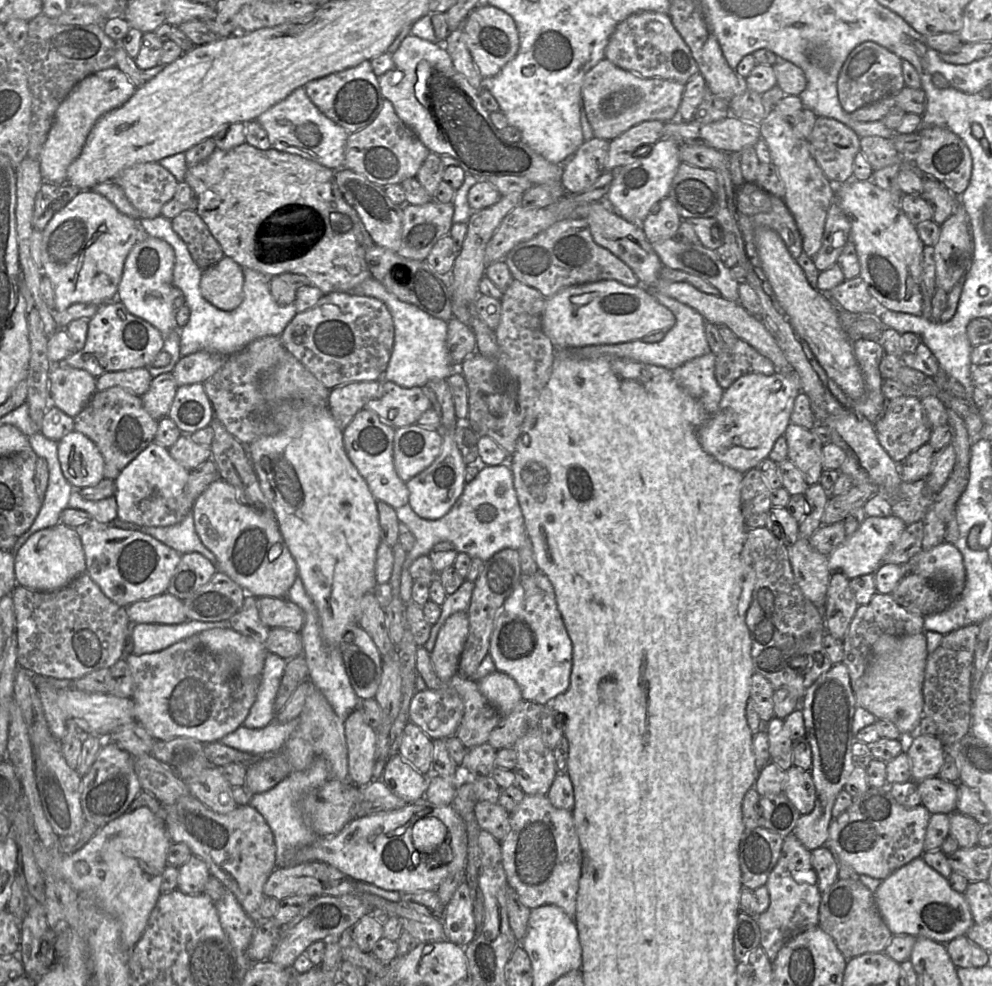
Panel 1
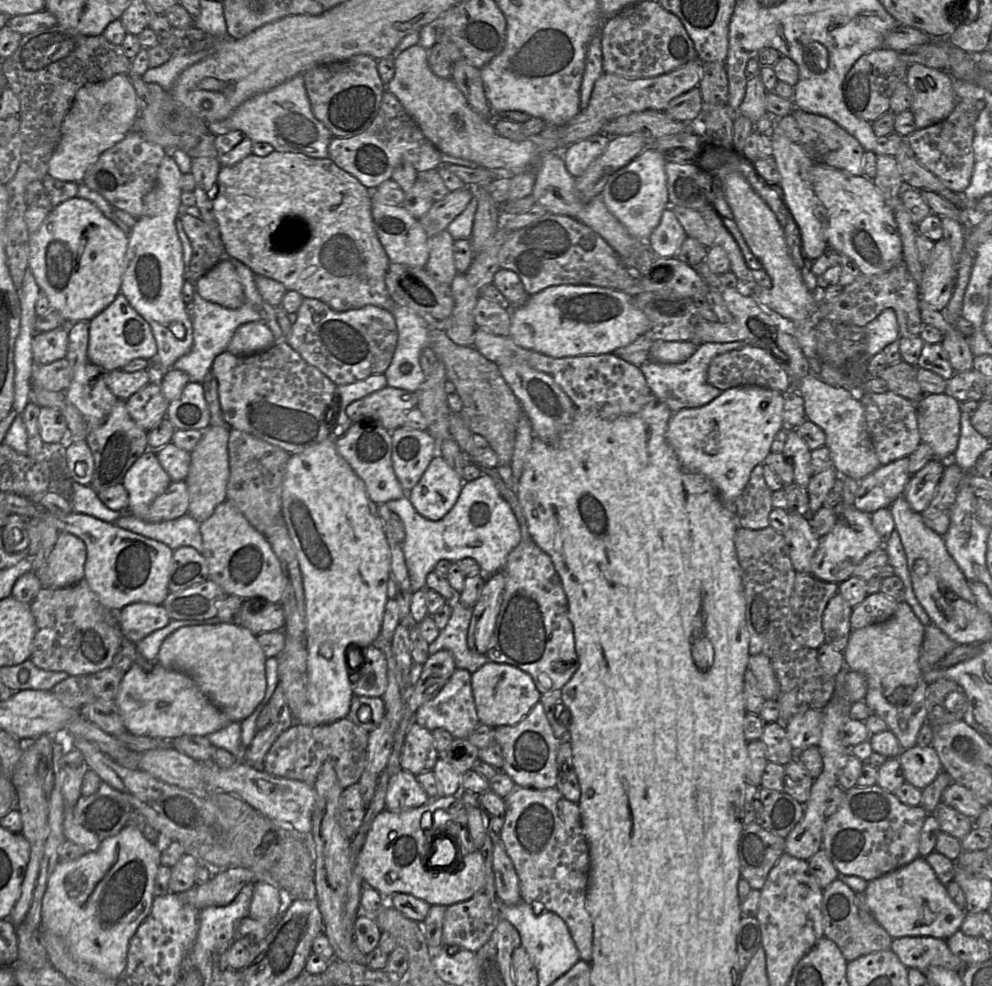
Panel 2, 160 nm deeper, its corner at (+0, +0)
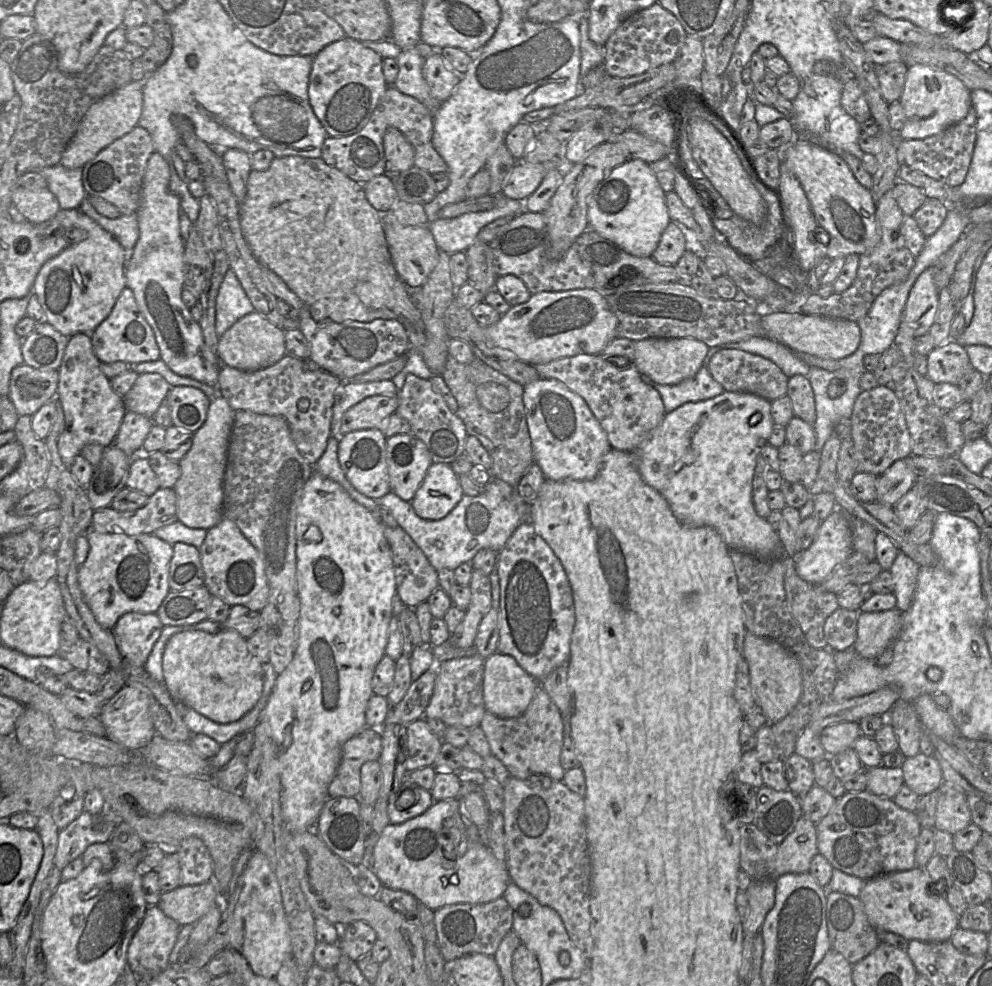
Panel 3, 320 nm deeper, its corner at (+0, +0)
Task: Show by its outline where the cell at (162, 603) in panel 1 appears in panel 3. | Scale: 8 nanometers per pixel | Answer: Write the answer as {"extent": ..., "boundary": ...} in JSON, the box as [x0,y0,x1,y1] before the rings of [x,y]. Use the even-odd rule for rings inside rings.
{"extent":[112,612,163,667],"boundary":[[[127,612],[117,620],[112,633],[121,655],[132,665],[144,667],[163,627],[156,613]]]}

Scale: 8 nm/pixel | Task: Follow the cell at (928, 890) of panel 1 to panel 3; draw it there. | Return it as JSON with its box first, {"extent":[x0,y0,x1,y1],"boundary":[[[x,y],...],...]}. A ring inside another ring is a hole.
{"extent":[859,866,959,941],"boundary":[[[916,866],[910,870],[882,874],[866,880],[859,898],[875,929],[888,930],[909,941],[949,941],[959,927],[959,916],[947,899],[929,892],[929,874],[925,867]]]}

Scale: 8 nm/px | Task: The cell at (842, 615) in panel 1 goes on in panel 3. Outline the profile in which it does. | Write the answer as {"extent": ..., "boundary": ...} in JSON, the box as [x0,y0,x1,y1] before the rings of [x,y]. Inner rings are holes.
{"extent":[823,607,859,651],"boundary":[[[838,607],[825,620],[823,626],[827,648],[844,651],[851,648],[857,638],[859,611]]]}

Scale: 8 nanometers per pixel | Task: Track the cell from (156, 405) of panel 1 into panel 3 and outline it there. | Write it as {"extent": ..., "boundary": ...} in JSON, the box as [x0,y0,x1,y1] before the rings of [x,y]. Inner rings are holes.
{"extent":[114,410,152,457],"boundary":[[[127,410],[114,444],[128,456],[134,457],[142,452],[143,441],[152,426],[151,417]]]}

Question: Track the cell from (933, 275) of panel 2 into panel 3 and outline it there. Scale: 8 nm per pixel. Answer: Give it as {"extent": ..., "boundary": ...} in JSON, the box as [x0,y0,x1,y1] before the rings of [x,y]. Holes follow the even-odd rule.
{"extent":[901,266,939,338],"boundary":[[[931,266],[918,276],[902,312],[901,322],[912,329],[916,338],[929,332],[938,310],[939,290],[934,272],[935,267]]]}

